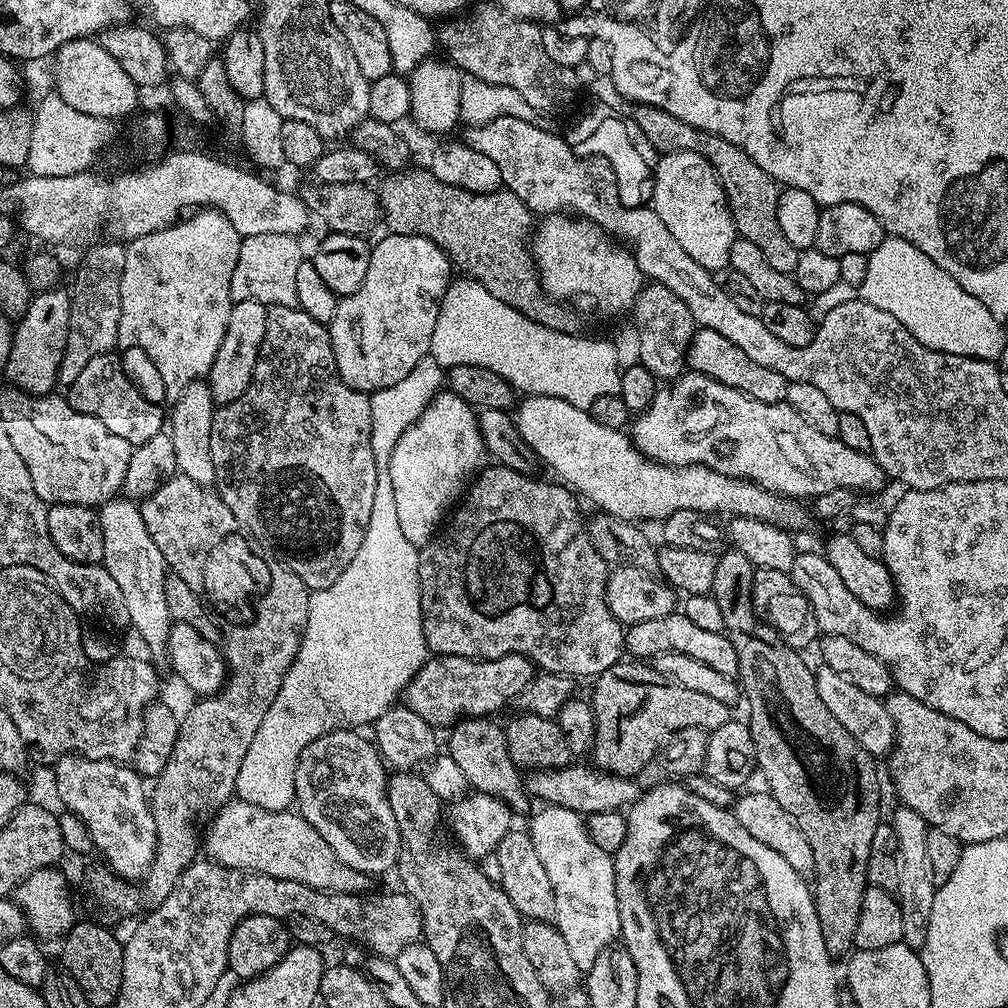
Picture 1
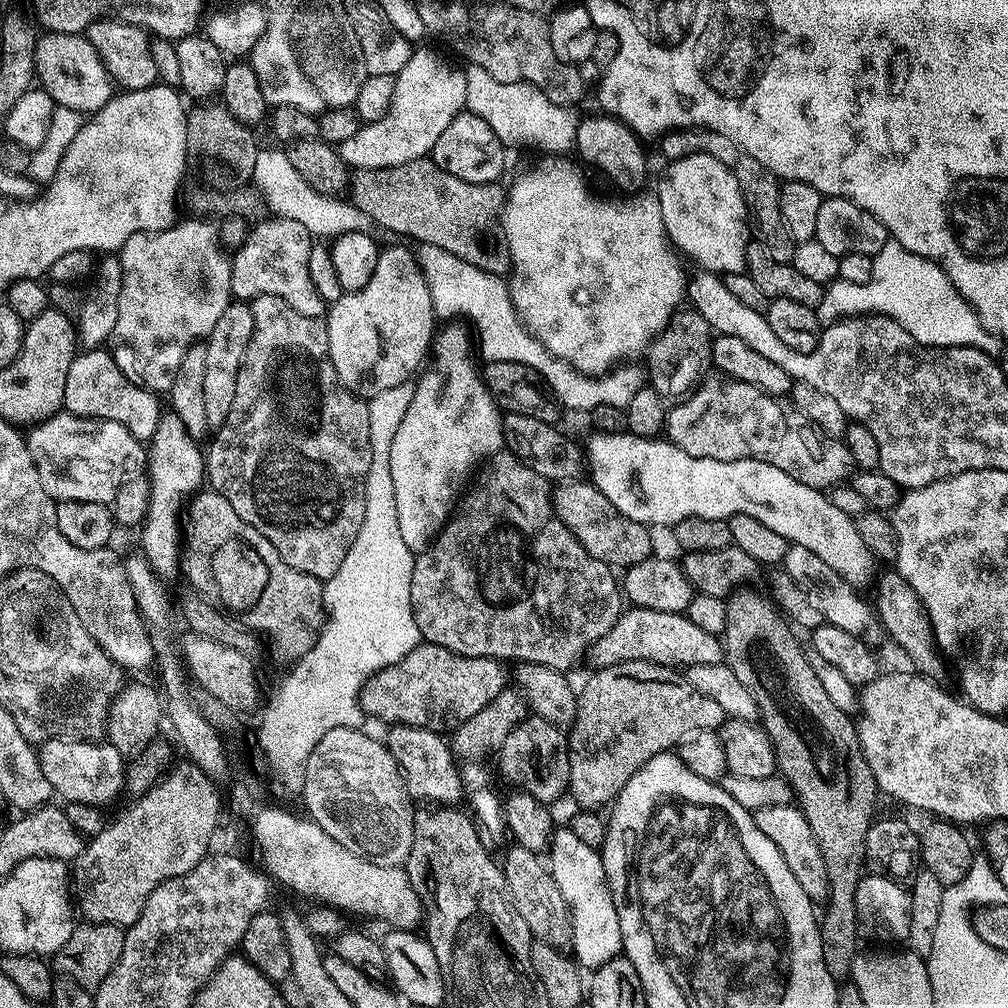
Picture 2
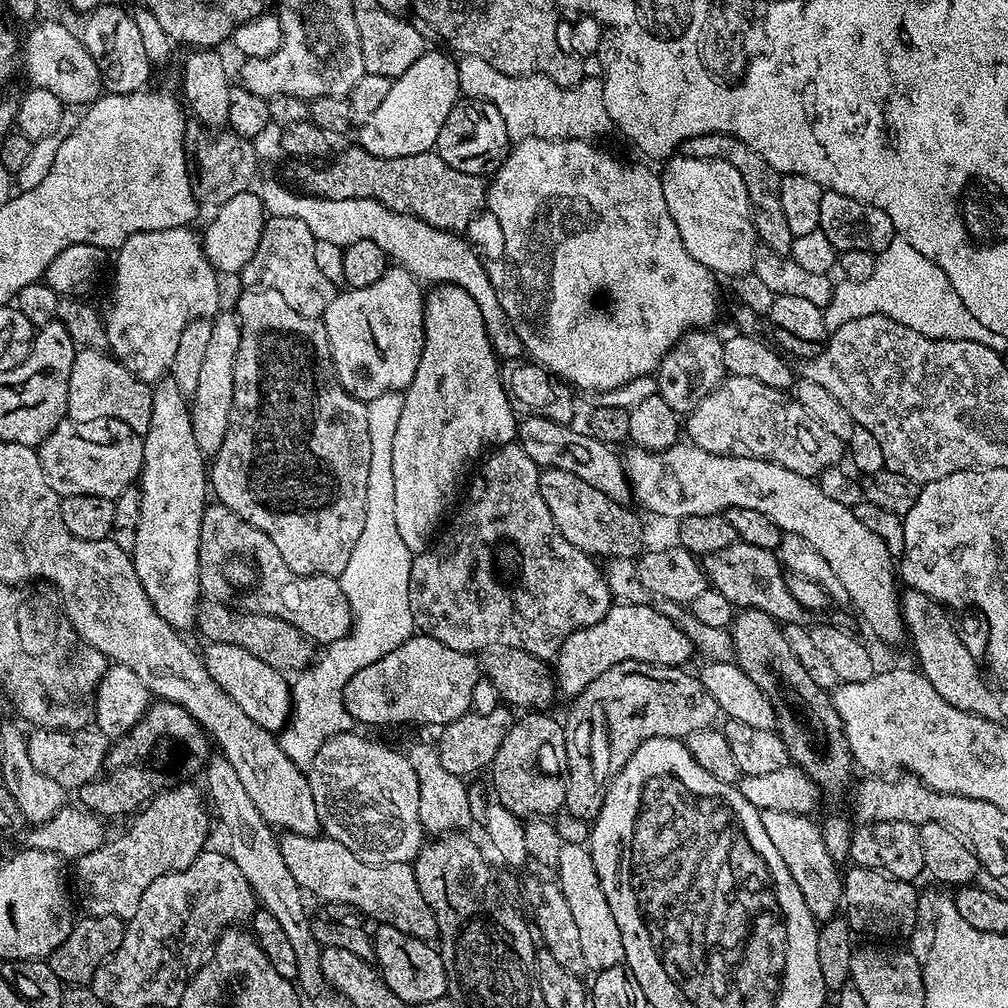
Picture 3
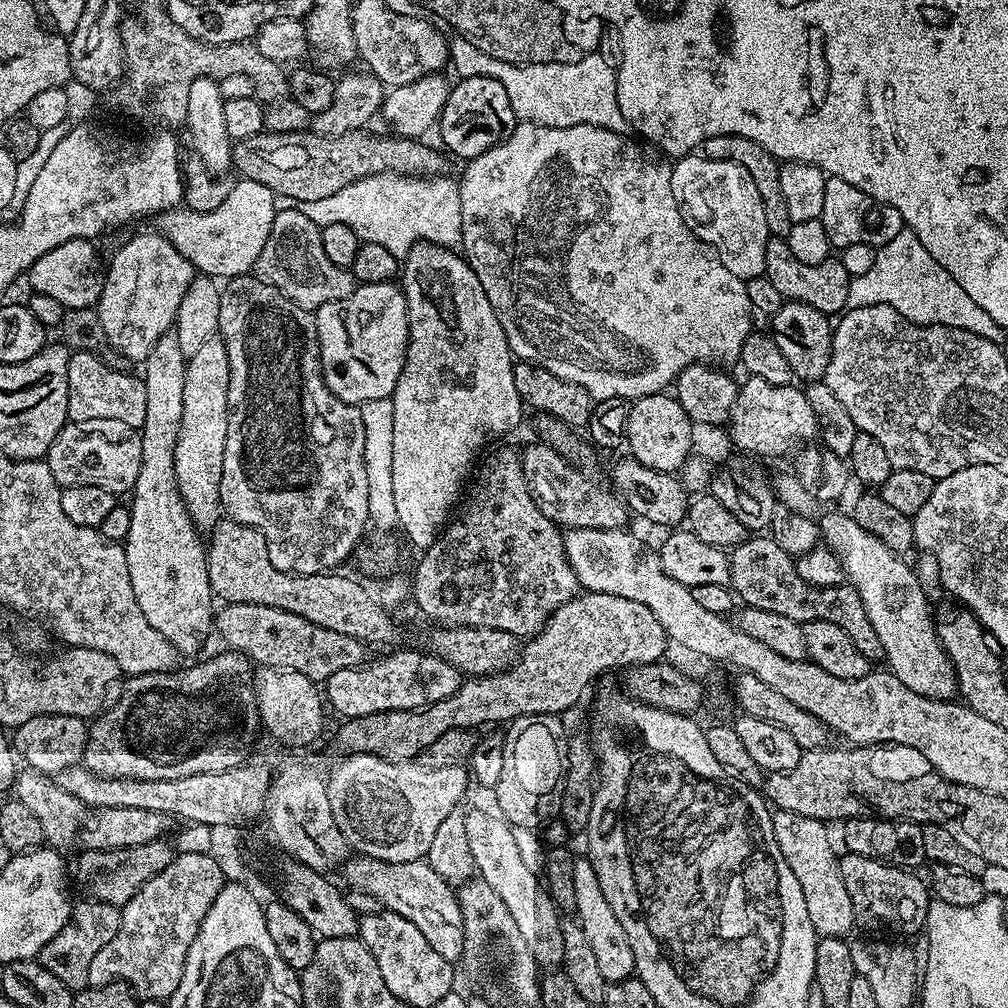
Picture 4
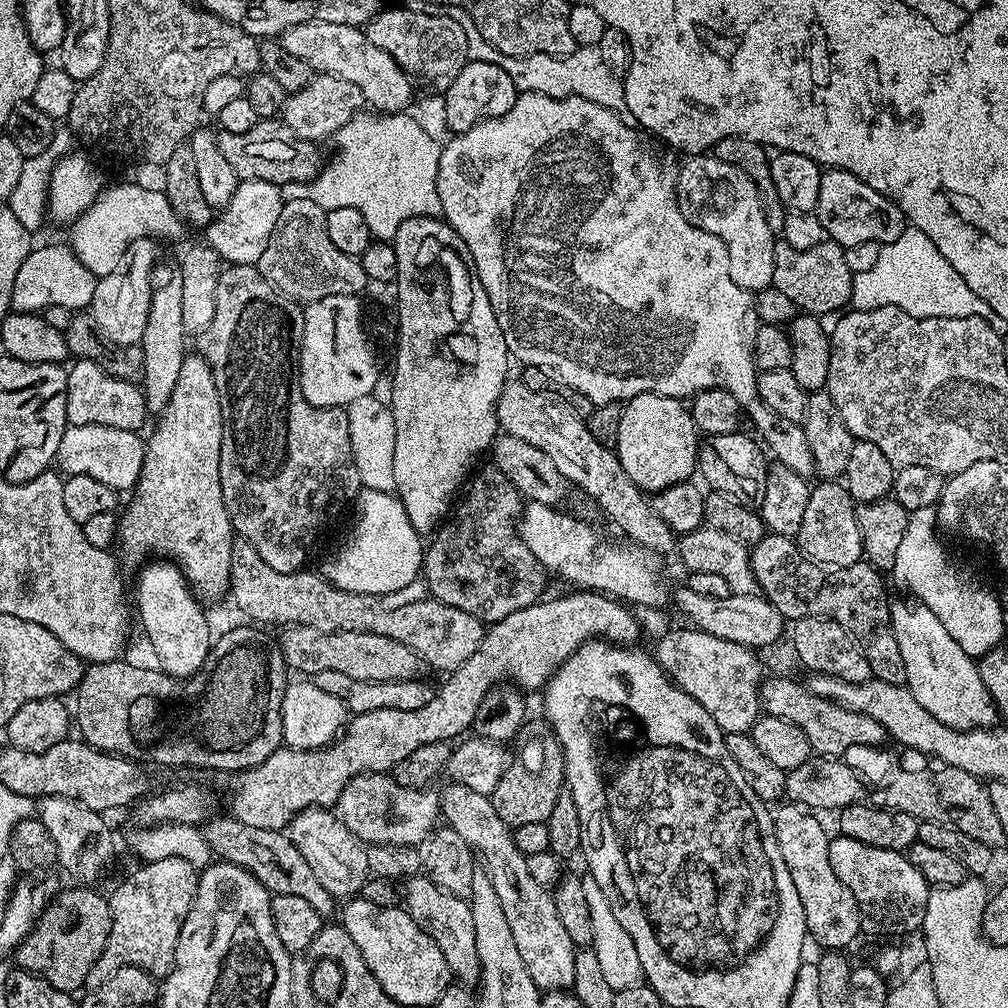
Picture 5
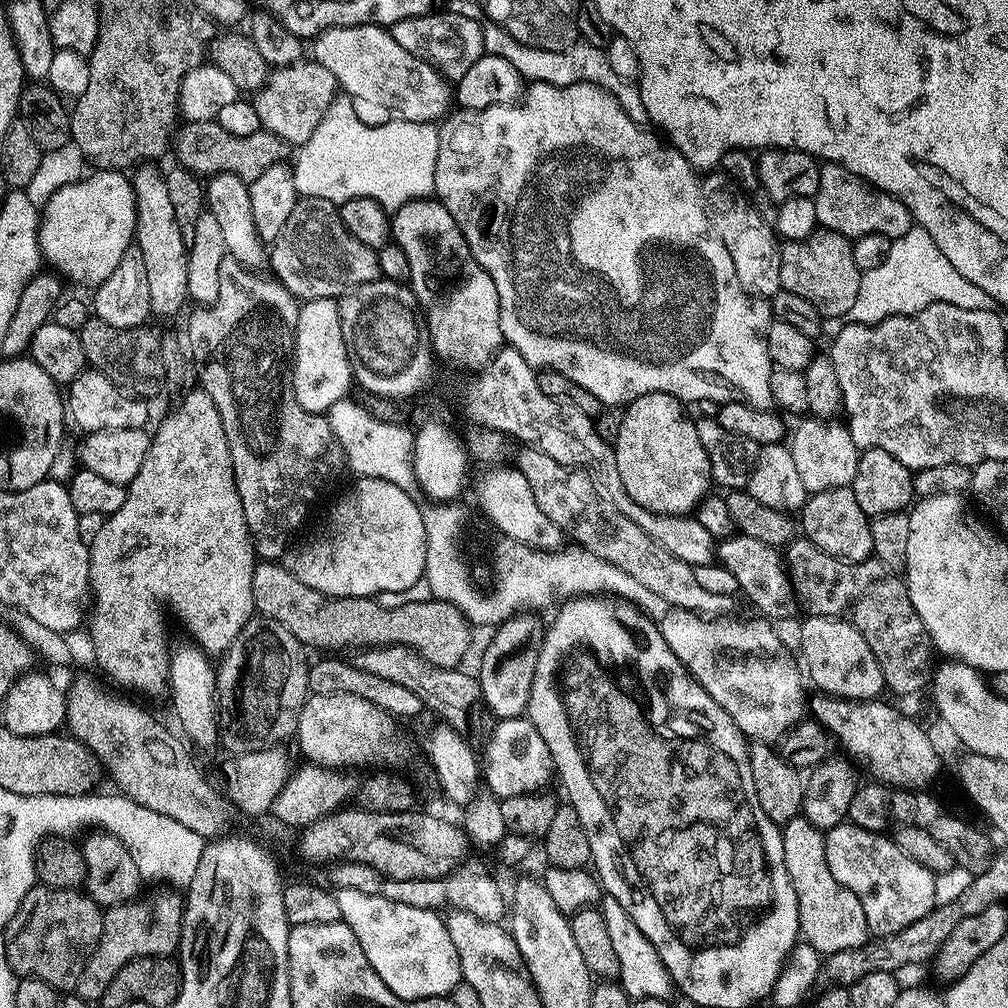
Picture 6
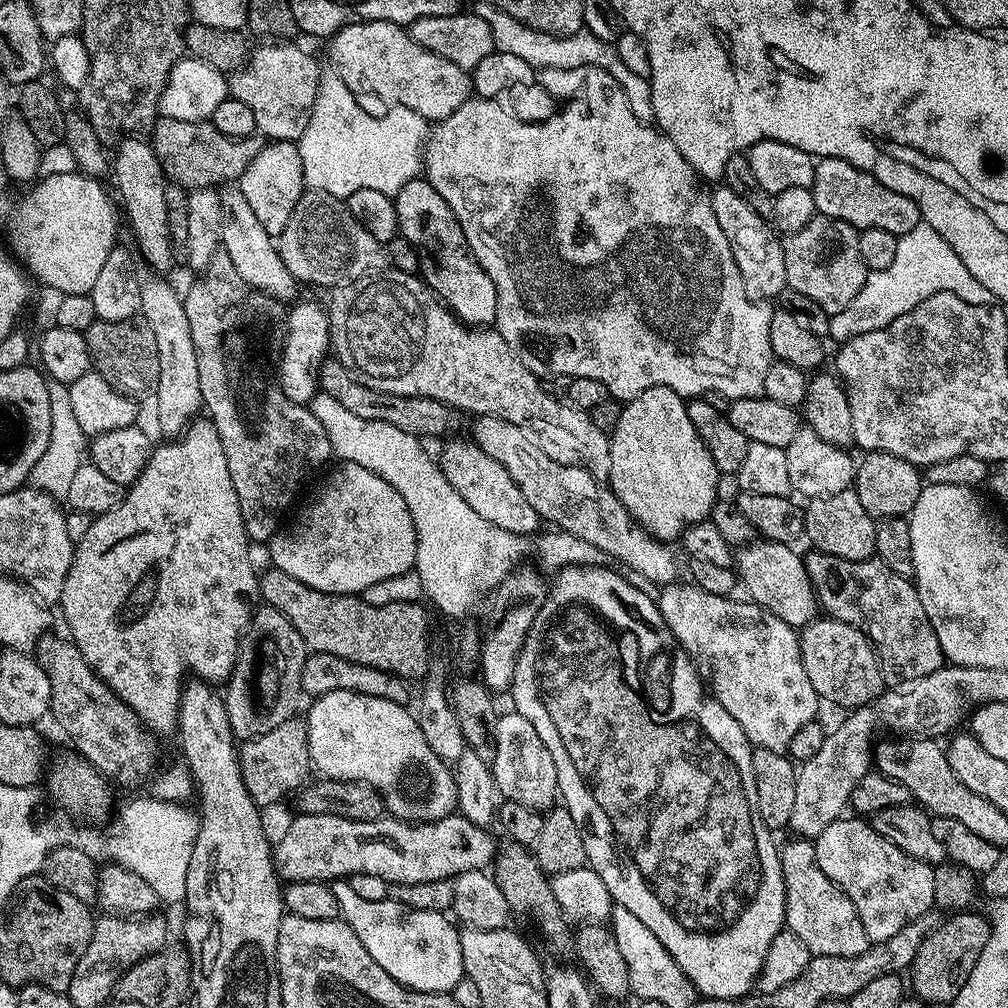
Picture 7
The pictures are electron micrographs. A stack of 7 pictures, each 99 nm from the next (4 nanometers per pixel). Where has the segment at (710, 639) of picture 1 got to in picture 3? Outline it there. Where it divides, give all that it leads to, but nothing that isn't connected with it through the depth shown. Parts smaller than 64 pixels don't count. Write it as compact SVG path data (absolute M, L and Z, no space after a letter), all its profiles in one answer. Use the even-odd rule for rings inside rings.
M613 603L612 609L594 626L574 630L566 642L562 642L560 652L554 657L554 679L557 689L568 698L575 698L598 674L606 674L610 666L618 662L646 662L661 664L667 668L679 668L687 665L687 660L694 656L694 645L678 625L659 607L651 608L651 603L629 604Z

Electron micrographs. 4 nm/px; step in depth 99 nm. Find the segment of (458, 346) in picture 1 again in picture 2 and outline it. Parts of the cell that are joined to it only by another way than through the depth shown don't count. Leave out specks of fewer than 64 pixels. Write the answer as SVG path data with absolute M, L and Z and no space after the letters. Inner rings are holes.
M429 244L423 245L419 249L418 259L424 271L424 277L427 278L428 289L432 295L432 311L436 313L437 317L441 321L444 321L452 320L455 316L465 316L472 323L473 330L476 331L474 340L478 345L478 356L481 361L522 362L522 366L530 366L530 370L534 370L540 375L540 379L546 385L547 391L565 409L567 409L566 407L577 408L578 411L584 412L584 414L591 413L594 406L602 406L603 404L625 409L630 402L630 398L634 398L634 394L640 388L645 387L646 372L641 365L639 368L636 364L625 363L623 366L613 367L611 370L599 376L585 376L584 373L580 372L572 364L568 364L561 357L552 354L544 343L534 333L529 332L527 326L520 320L520 315L516 312L516 307L512 305L512 293L509 285L505 281L503 284L500 281L503 279L499 275L493 272L486 272L470 262L466 262L446 250L442 250L438 246L430 246Z

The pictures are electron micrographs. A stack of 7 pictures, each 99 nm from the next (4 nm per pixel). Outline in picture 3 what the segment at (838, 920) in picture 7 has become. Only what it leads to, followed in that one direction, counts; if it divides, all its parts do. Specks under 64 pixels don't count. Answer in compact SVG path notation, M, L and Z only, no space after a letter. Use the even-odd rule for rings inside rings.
M766 810L760 817L766 834L770 834L770 842L774 842L782 862L786 862L786 870L790 870L790 878L798 882L798 890L802 890L802 898L806 898L806 910L810 910L818 922L833 919L842 908L844 882L841 869L836 869L838 861L826 850L820 824L812 821L811 815L786 814L786 810Z

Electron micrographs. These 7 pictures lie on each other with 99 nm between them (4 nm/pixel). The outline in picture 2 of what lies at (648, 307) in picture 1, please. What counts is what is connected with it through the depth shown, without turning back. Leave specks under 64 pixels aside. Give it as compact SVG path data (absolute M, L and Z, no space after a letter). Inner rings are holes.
M684 306L673 312L662 331L653 336L646 345L647 383L665 398L671 398L671 396L680 398L691 392L709 371L713 339L712 328L706 322L706 318L702 318L702 314L698 314L695 308Z

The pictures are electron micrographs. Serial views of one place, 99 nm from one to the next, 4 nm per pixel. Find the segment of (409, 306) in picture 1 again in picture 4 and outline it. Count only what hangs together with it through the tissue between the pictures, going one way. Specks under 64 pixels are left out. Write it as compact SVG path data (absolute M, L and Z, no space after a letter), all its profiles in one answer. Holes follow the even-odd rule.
M357 283L355 290L346 298L338 302L326 302L322 307L315 309L316 340L320 344L320 373L324 375L324 381L328 389L342 402L347 404L362 405L371 400L386 400L391 397L393 390L398 386L398 378L402 374L404 359L408 353L408 311L406 310L406 298L403 287L399 283L391 284L361 284Z

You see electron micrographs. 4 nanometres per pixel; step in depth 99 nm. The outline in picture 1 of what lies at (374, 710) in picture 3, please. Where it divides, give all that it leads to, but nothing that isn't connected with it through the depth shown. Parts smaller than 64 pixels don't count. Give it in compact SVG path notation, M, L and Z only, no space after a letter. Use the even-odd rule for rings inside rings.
M518 654L493 660L433 655L425 660L418 674L414 674L412 681L404 687L402 700L407 708L418 714L418 718L437 730L444 730L461 718L496 714L492 712L506 707L511 700L513 703L520 697L533 675L532 661Z

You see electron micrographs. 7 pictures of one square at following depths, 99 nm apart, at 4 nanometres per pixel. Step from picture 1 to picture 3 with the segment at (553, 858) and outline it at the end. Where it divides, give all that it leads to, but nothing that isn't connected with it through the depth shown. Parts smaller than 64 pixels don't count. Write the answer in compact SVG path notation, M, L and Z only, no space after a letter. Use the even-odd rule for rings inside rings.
M565 844L559 854L559 860L554 865L557 872L558 883L566 903L570 905L570 911L574 917L574 923L578 925L578 934L582 941L582 954L586 957L588 972L595 974L602 970L610 970L610 966L624 964L624 947L622 946L622 934L618 934L618 922L614 922L614 914L610 914L610 902L606 902L606 894L602 894L602 886L598 874L594 870L591 851L583 844Z

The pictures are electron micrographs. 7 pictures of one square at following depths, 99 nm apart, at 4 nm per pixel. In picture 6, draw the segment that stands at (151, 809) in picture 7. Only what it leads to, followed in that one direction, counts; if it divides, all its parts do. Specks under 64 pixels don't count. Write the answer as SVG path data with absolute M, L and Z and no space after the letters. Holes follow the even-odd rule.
M92 794L92 826L114 834L122 841L130 858L134 858L134 866L138 866L138 874L145 881L164 880L160 882L187 889L204 853L204 837L194 834L194 830L186 830L182 822L166 818L166 814L154 814L154 810L134 802L126 795L115 795Z

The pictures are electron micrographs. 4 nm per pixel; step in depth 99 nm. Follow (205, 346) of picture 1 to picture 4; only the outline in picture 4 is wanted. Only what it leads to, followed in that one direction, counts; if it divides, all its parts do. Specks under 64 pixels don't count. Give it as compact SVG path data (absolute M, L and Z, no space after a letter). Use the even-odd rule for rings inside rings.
M151 231L130 237L107 261L100 301L94 306L110 346L129 362L147 360L158 338L173 331L178 306L194 275L192 263L159 231Z

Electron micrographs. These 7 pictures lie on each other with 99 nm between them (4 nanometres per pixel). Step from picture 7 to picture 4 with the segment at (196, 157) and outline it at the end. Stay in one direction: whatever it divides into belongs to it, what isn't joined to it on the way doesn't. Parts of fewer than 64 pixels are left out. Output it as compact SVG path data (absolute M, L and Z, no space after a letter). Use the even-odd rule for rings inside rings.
M368 128L337 136L321 136L311 130L290 134L262 131L254 134L254 138L233 143L232 168L240 171L243 179L262 182L277 197L289 196L292 199L289 201L300 204L330 198L347 184L374 174L397 172L400 176L431 178L445 171L445 153L439 147L431 148L420 138L383 135L375 136Z

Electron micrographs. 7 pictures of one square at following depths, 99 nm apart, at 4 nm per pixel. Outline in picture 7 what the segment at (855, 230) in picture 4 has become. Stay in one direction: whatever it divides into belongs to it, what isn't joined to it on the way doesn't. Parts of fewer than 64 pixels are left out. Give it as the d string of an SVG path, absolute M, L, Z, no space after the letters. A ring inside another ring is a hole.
M829 156L817 159L811 189L814 194L814 206L819 215L829 216L832 220L850 222L850 226L857 230L890 230L890 234L899 238L902 234L910 234L914 226L922 223L918 206L913 200L906 198L906 194L890 190L890 186L882 186L878 178L850 166L850 162L845 160Z

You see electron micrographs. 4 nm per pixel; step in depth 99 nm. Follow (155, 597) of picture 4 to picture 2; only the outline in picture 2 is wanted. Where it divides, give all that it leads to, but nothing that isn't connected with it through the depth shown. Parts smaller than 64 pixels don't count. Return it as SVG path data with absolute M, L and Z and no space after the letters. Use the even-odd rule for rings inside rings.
M168 410L161 415L158 430L154 430L152 439L146 448L146 475L152 484L152 493L150 494L148 517L144 519L142 525L142 531L144 531L142 554L147 557L152 568L159 574L165 574L172 567L175 569L180 563L180 513L178 514L180 498L183 495L183 498L189 497L206 480L206 456L195 444L197 444L195 437L189 435L182 426L182 420L178 418L178 414Z

